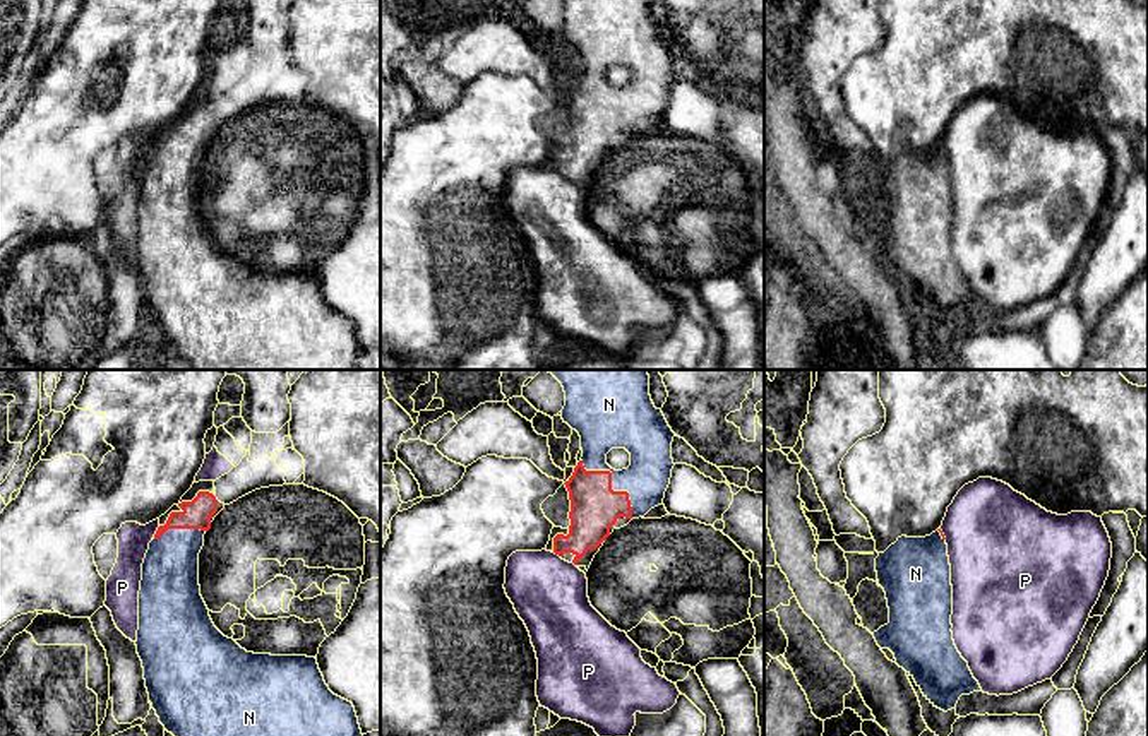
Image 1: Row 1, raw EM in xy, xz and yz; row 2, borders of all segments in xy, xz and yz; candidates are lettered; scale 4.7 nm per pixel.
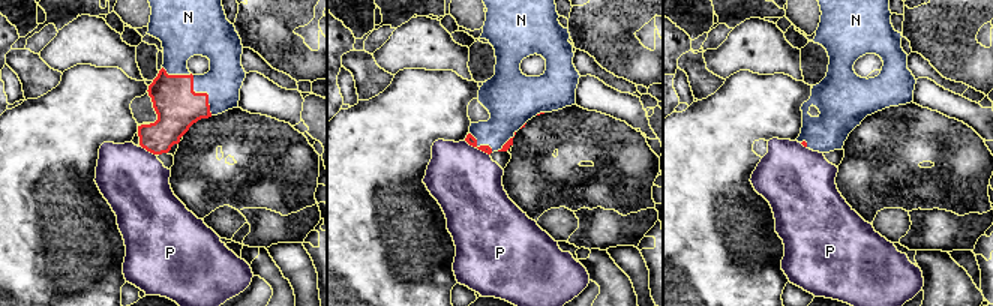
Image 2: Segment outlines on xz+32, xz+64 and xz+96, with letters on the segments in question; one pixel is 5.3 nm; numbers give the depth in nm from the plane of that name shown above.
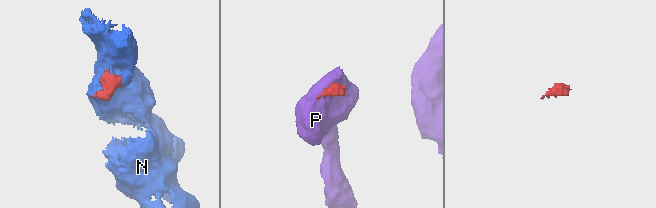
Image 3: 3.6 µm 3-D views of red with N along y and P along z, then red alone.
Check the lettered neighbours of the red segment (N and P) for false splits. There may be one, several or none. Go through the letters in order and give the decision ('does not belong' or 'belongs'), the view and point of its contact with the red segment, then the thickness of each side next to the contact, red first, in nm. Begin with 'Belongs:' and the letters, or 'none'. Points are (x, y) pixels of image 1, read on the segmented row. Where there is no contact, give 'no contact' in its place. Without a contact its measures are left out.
Belongs: N
N: belongs; contact xz (610, 483); calibres 240 and 200 nm
P: does not belong; contact xy (156, 531); calibres 140 and 150 nm

